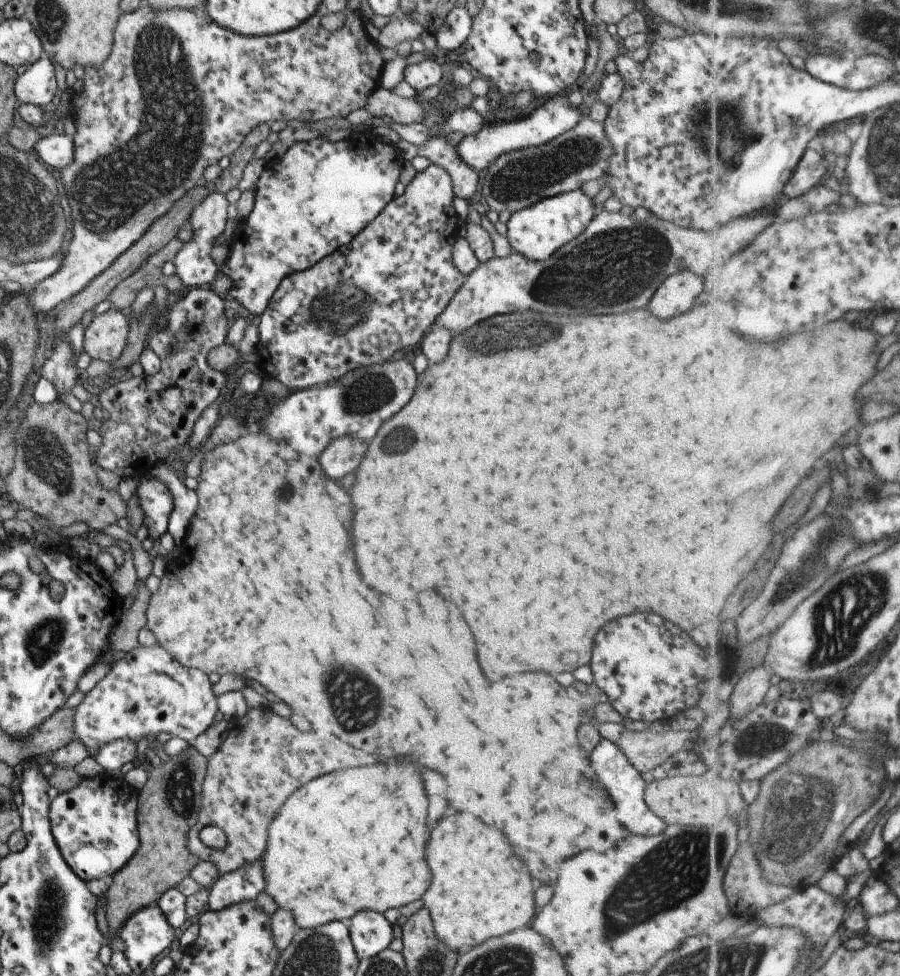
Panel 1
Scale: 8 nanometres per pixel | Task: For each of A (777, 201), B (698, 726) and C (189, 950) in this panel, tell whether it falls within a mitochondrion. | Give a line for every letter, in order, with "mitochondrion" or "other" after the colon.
A: other
B: other
C: other

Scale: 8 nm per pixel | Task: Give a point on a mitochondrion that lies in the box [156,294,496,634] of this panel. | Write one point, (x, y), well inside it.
(362, 397)

